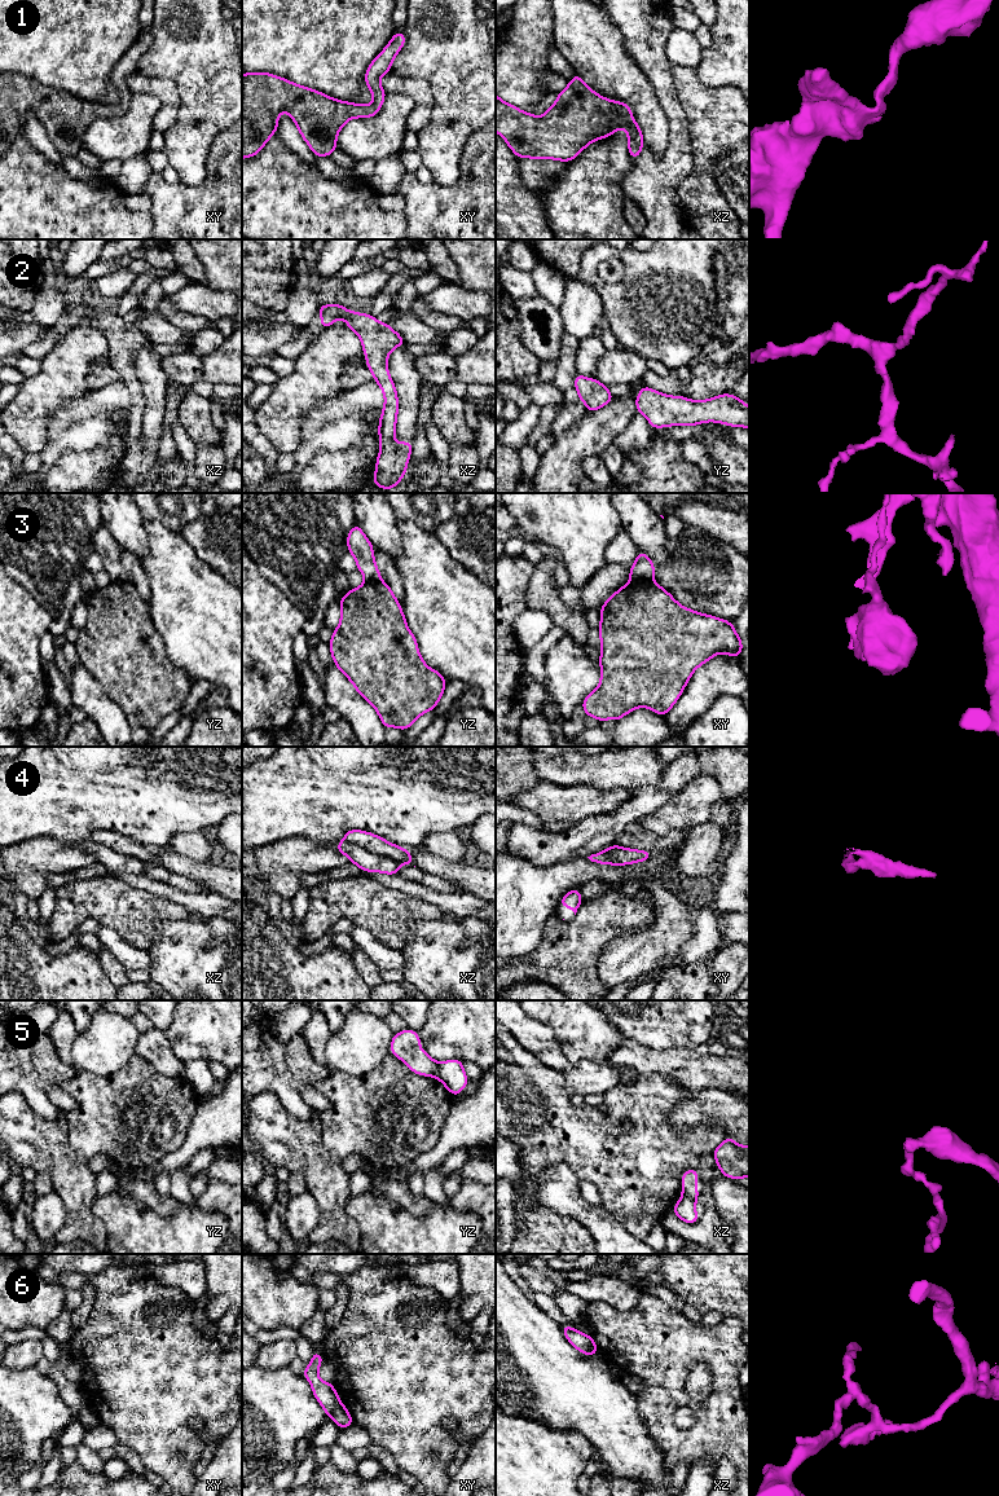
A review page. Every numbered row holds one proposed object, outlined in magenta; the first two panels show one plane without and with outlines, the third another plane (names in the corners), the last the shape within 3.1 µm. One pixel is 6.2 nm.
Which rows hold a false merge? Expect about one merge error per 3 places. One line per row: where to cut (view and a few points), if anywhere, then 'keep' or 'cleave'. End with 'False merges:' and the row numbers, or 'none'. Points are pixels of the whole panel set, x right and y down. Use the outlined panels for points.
1: no cut; keep
2: no cut; keep
3: cut in xy along (630, 579), (651, 580); cleave
4: cut in xz along (344, 840), (386, 854), (399, 863); cleave
5: cut in xz along (682, 1195), (696, 1200); cleave
6: cut in xy along (340, 1403), (329, 1416); cleave
False merges: 3, 4, 5, 6

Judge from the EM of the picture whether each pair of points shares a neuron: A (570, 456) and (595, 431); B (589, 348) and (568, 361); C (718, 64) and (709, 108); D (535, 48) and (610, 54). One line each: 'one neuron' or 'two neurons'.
A: one neuron
B: two neurons
C: two neurons
D: two neurons

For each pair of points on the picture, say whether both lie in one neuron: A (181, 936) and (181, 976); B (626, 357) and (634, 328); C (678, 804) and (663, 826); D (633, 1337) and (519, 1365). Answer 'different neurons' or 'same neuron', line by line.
A: same neuron
B: different neurons
C: same neuron
D: different neurons

